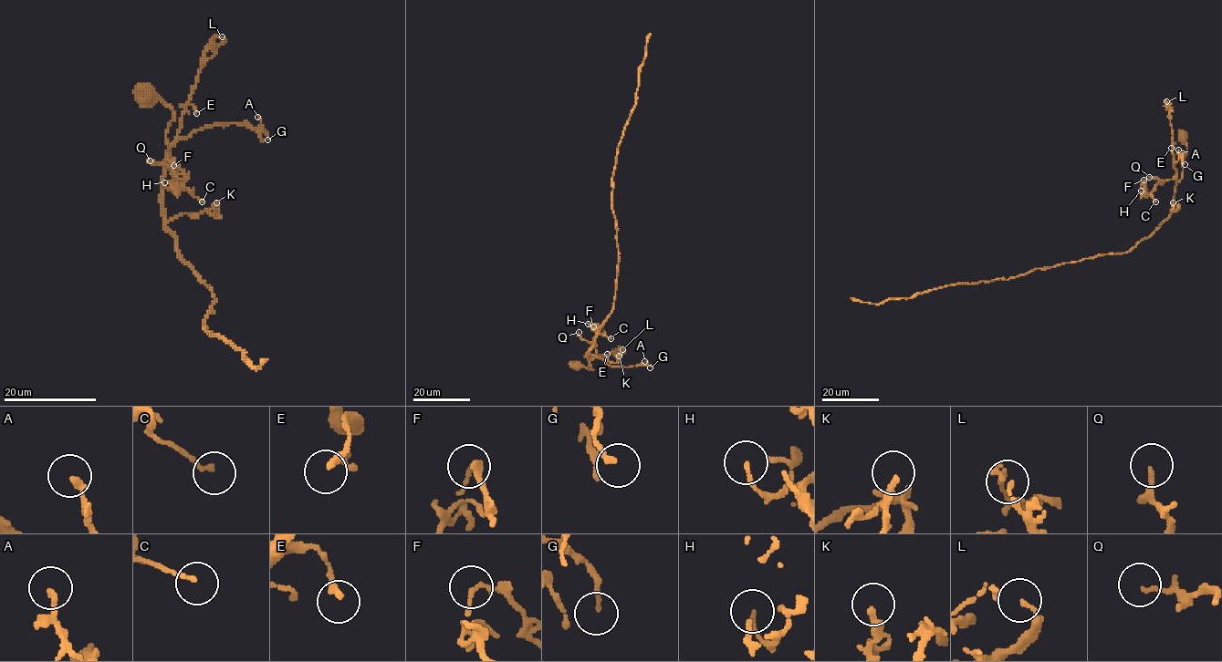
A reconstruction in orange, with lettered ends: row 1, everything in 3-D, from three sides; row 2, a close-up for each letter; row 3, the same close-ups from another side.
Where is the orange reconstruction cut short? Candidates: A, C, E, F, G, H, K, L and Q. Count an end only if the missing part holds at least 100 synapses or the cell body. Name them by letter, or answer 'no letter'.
no letter

